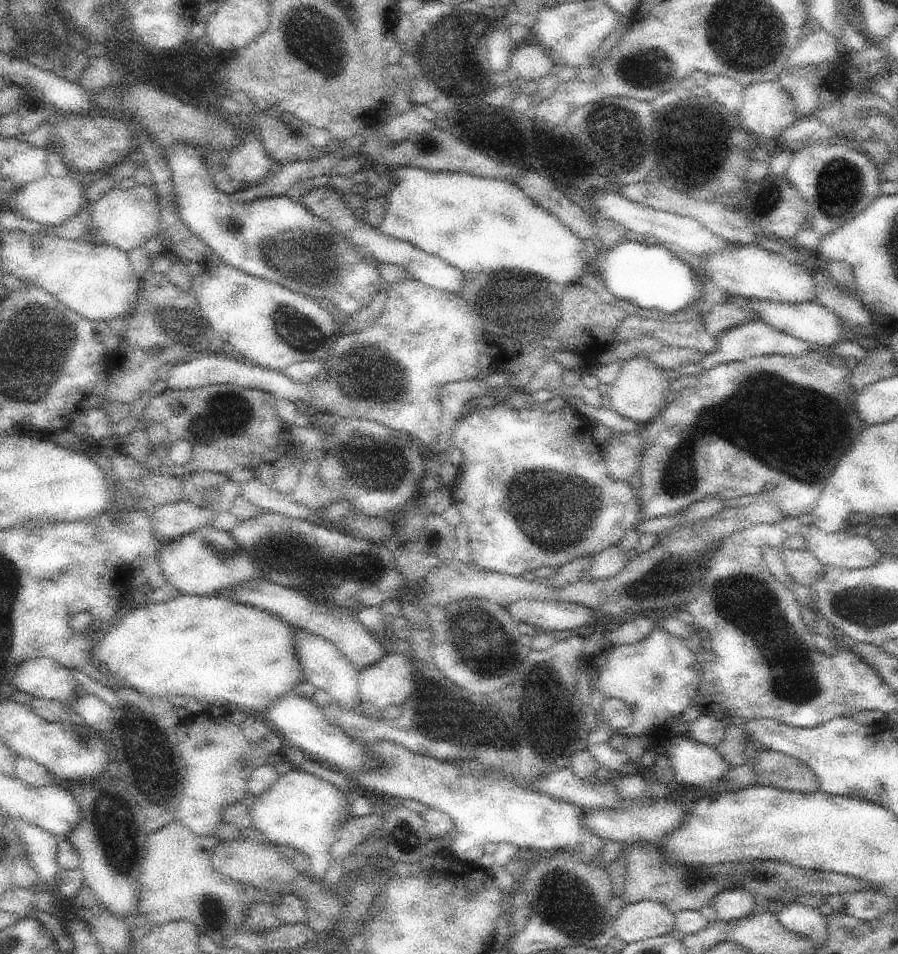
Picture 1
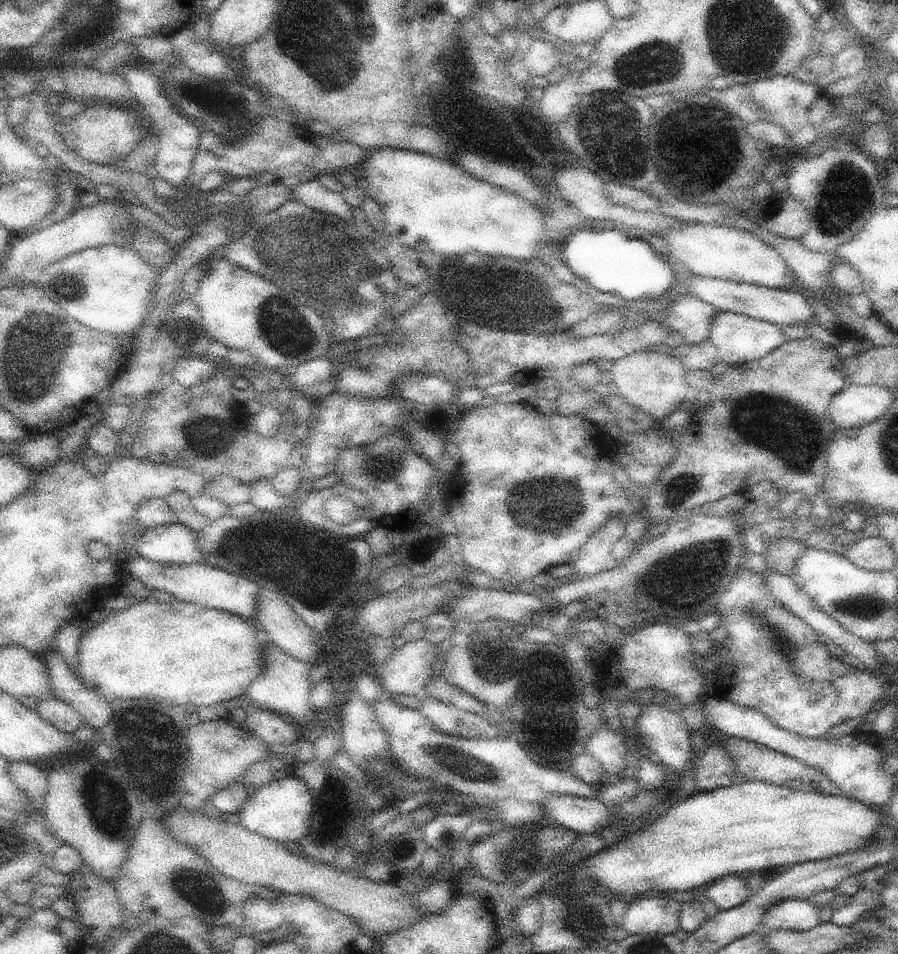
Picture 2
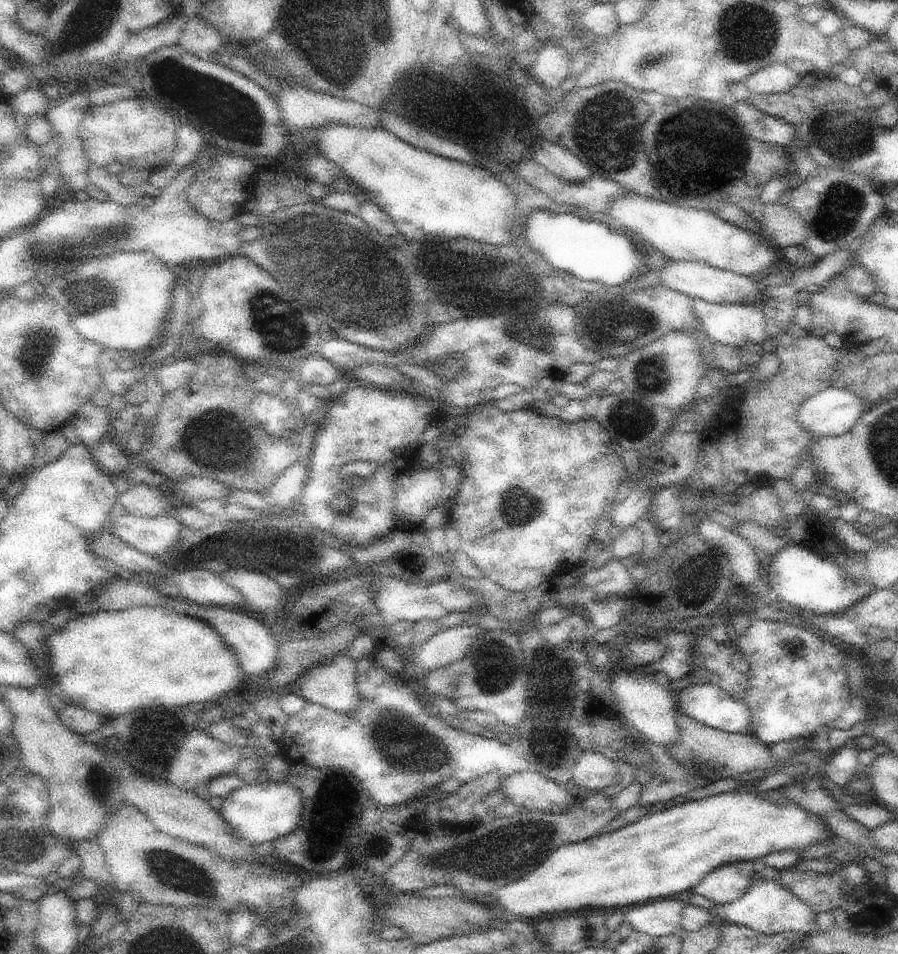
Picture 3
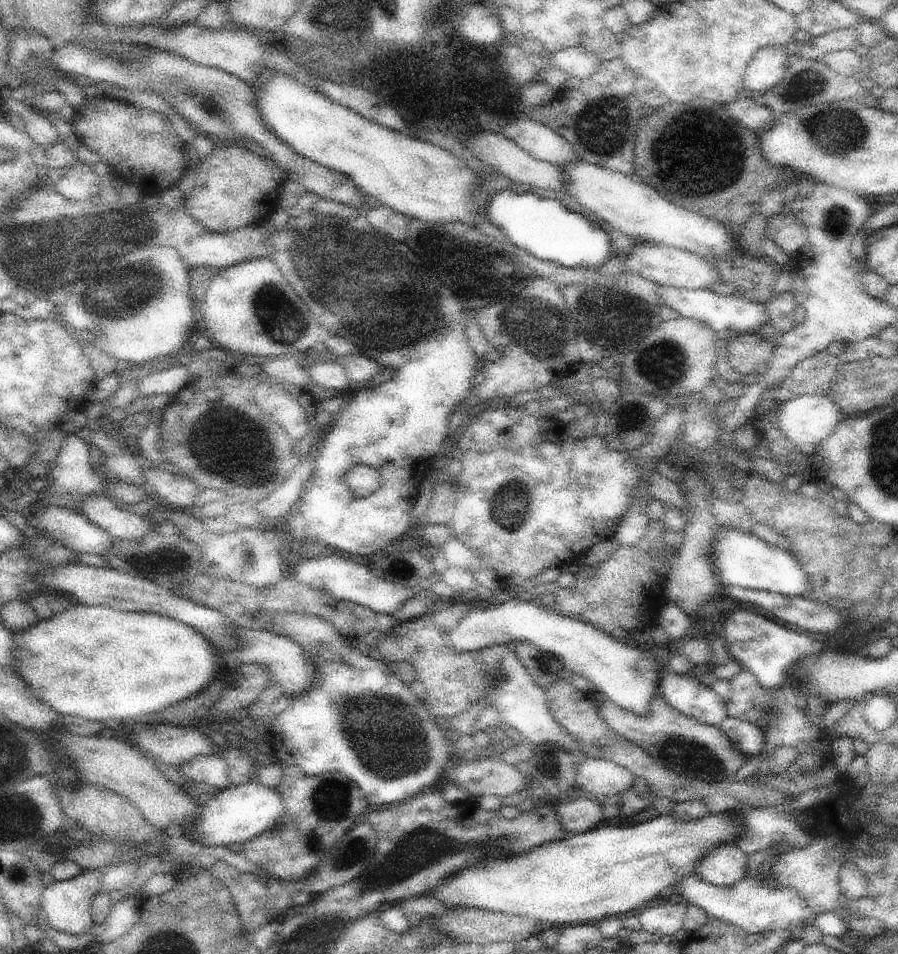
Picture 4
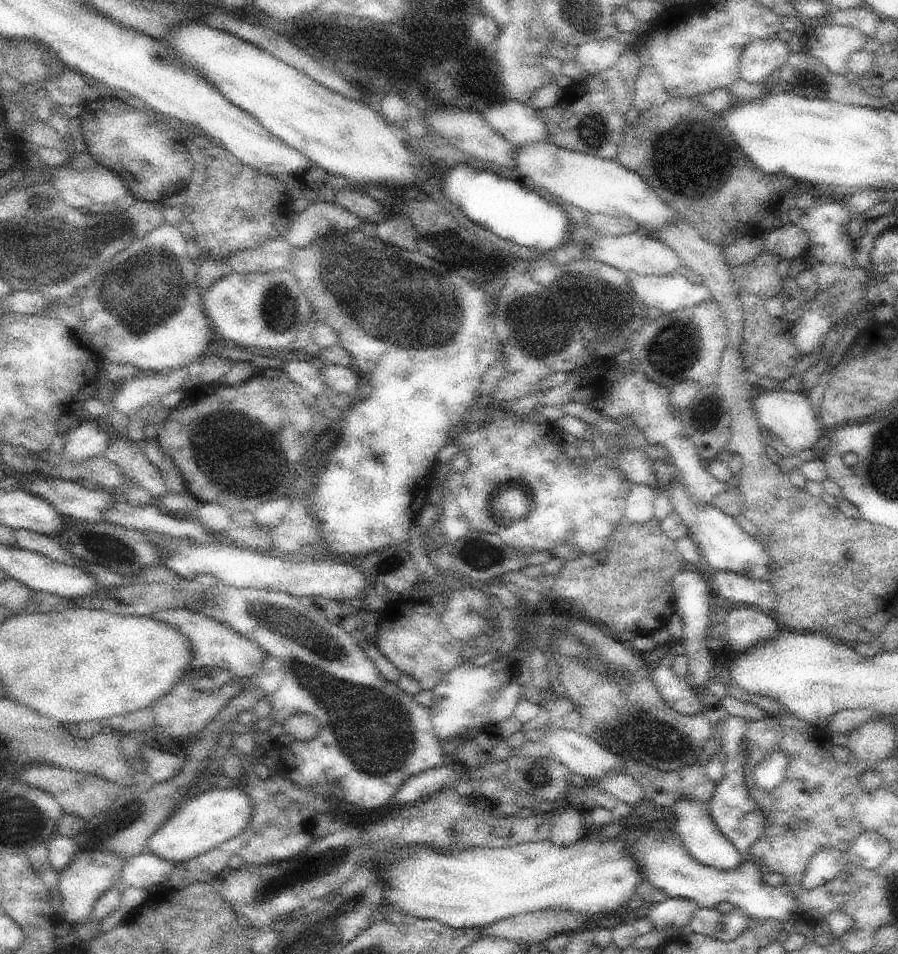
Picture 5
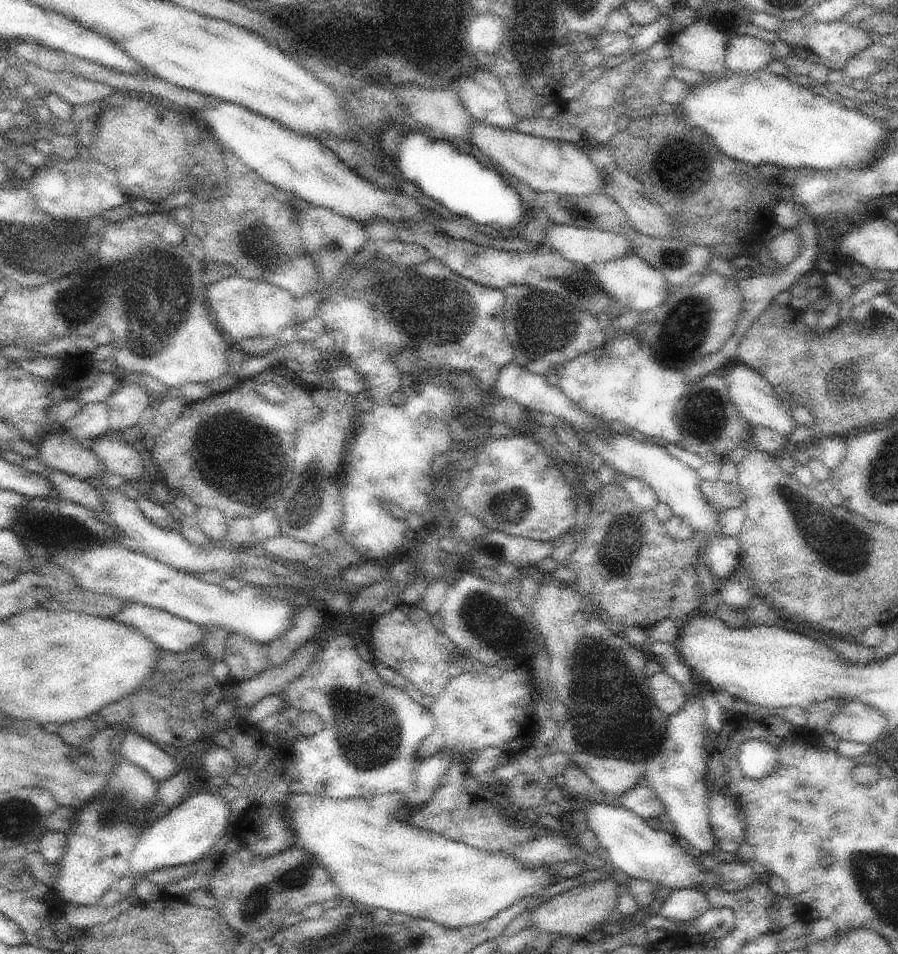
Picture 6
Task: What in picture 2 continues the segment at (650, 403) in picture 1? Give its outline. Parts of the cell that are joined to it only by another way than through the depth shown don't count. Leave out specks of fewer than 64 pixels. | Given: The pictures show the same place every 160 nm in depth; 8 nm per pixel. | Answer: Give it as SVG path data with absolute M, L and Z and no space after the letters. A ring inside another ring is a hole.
M661 348L637 351L616 361L610 371L613 375L611 386L614 391L624 396L628 404L634 404L636 408L648 412L660 422L677 412L678 406L688 400L689 386L684 376L688 369L670 350Z

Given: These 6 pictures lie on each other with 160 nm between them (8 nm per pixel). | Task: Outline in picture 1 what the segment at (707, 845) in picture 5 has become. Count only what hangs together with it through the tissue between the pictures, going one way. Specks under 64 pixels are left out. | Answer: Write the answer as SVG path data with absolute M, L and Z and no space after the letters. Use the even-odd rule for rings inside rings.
M729 888L715 896L717 918L732 921L746 917L755 910L755 896L745 888Z

